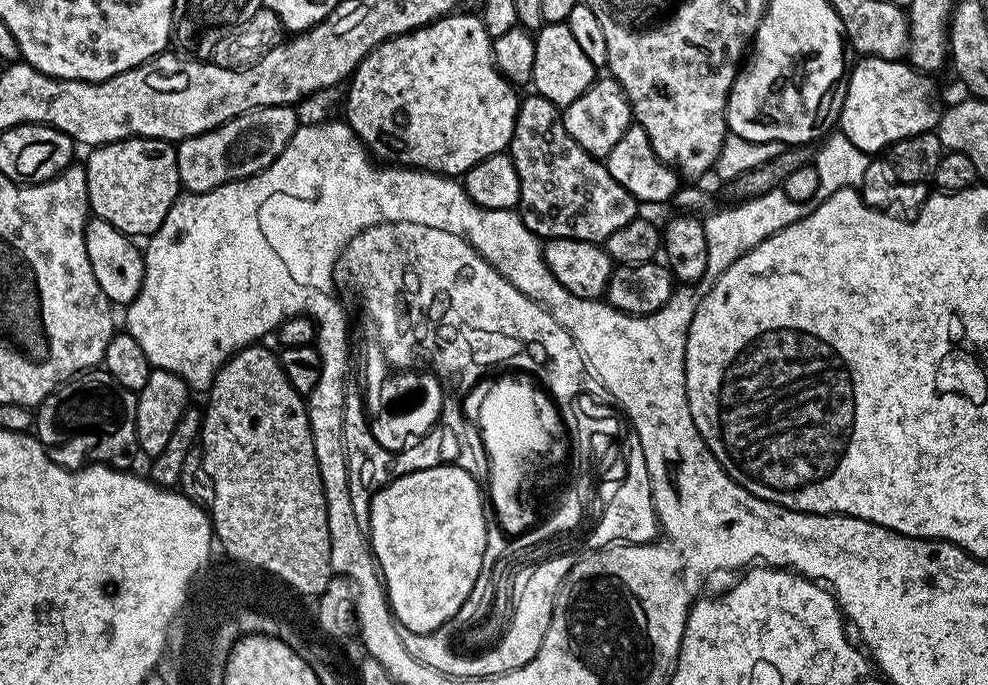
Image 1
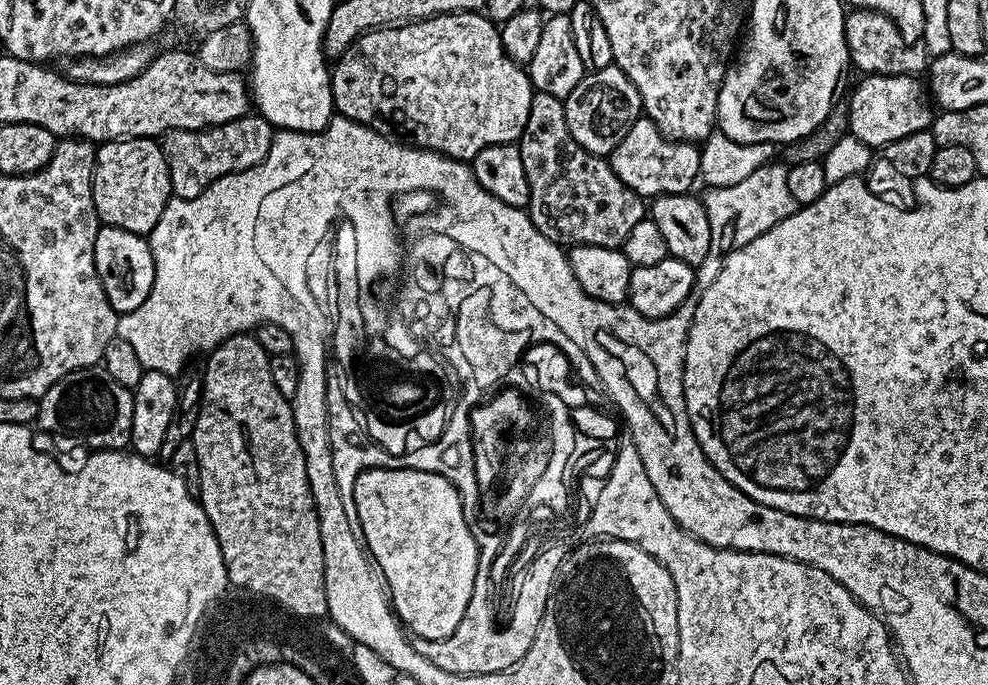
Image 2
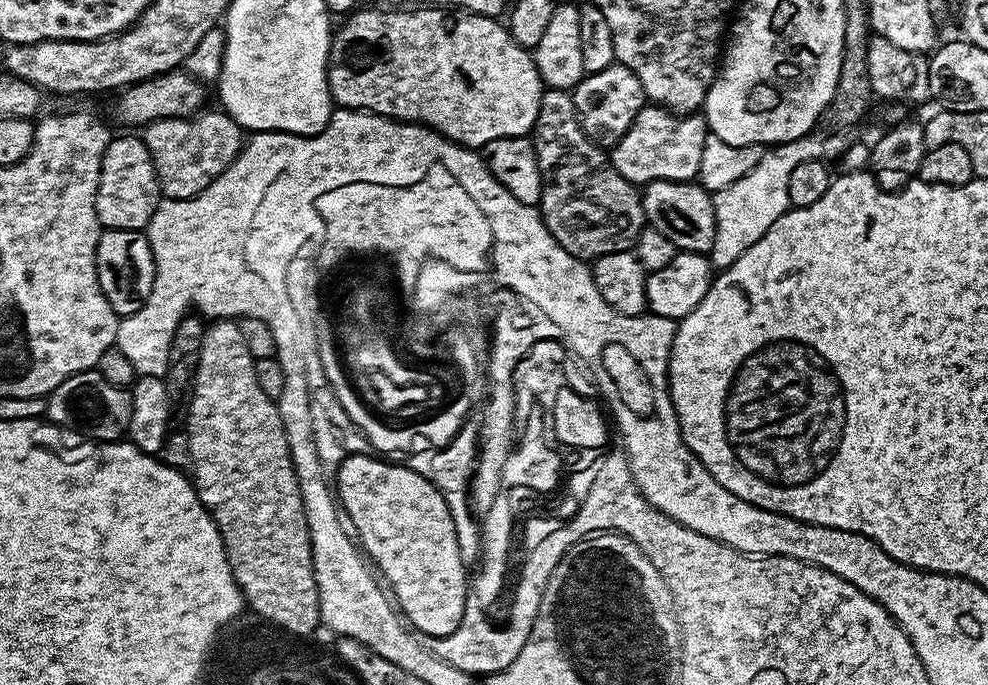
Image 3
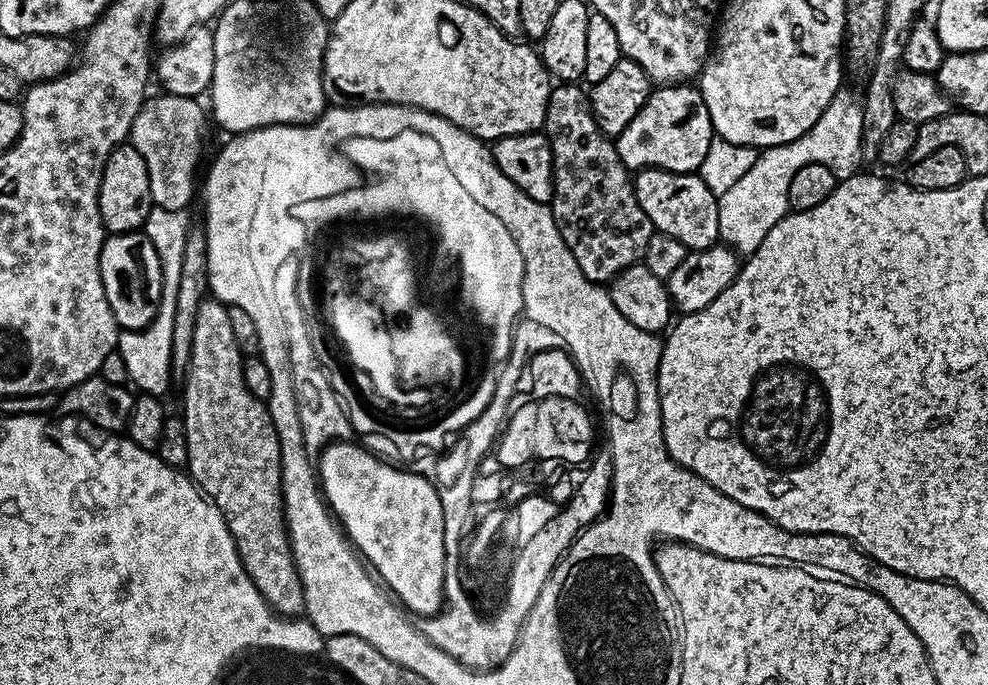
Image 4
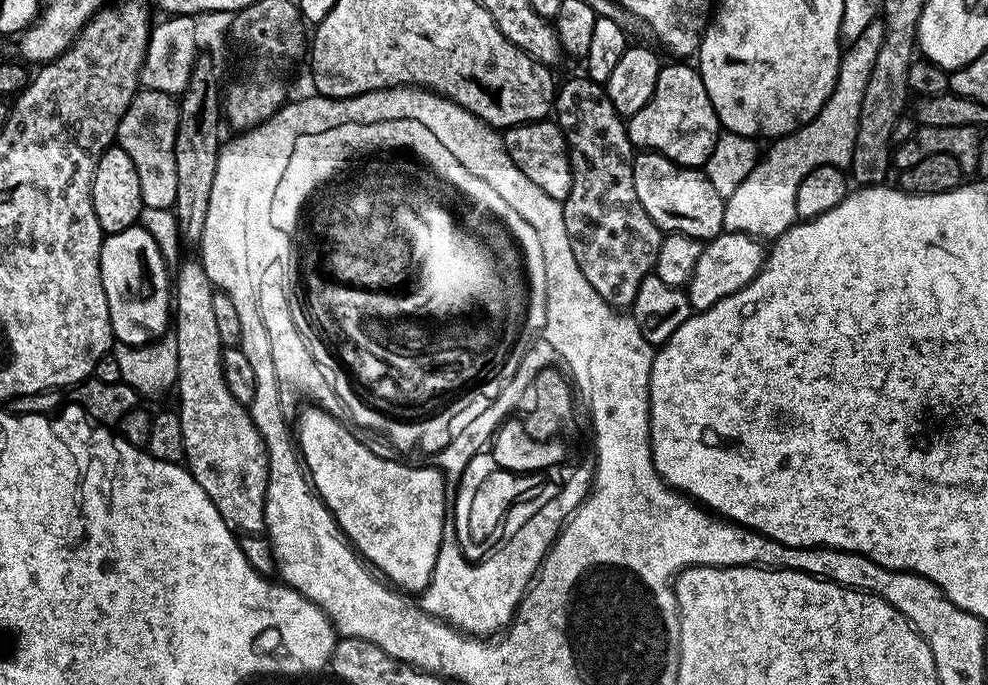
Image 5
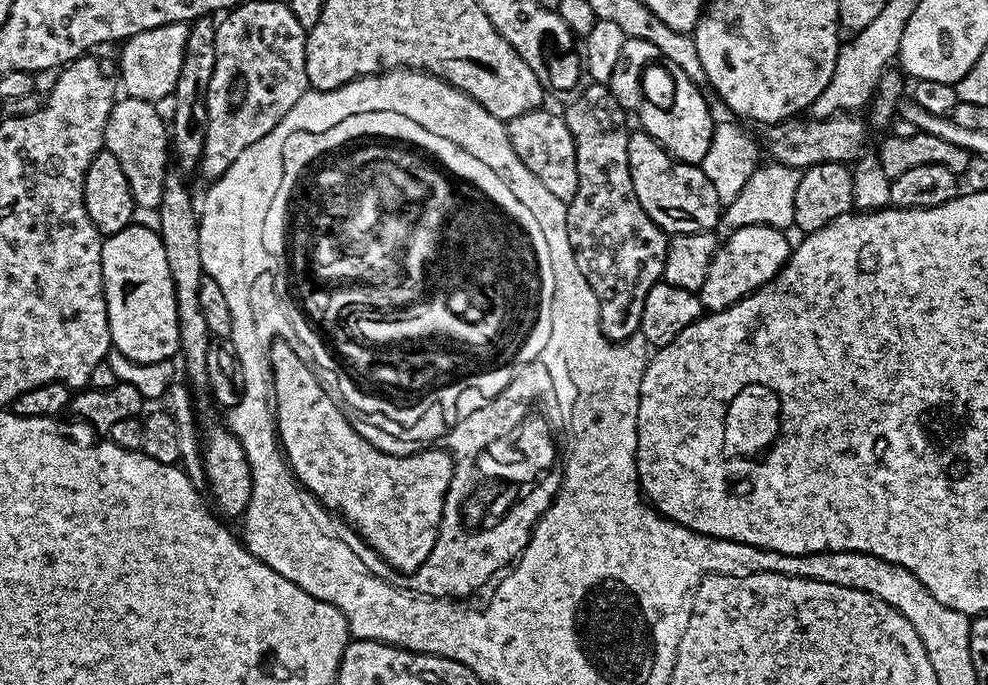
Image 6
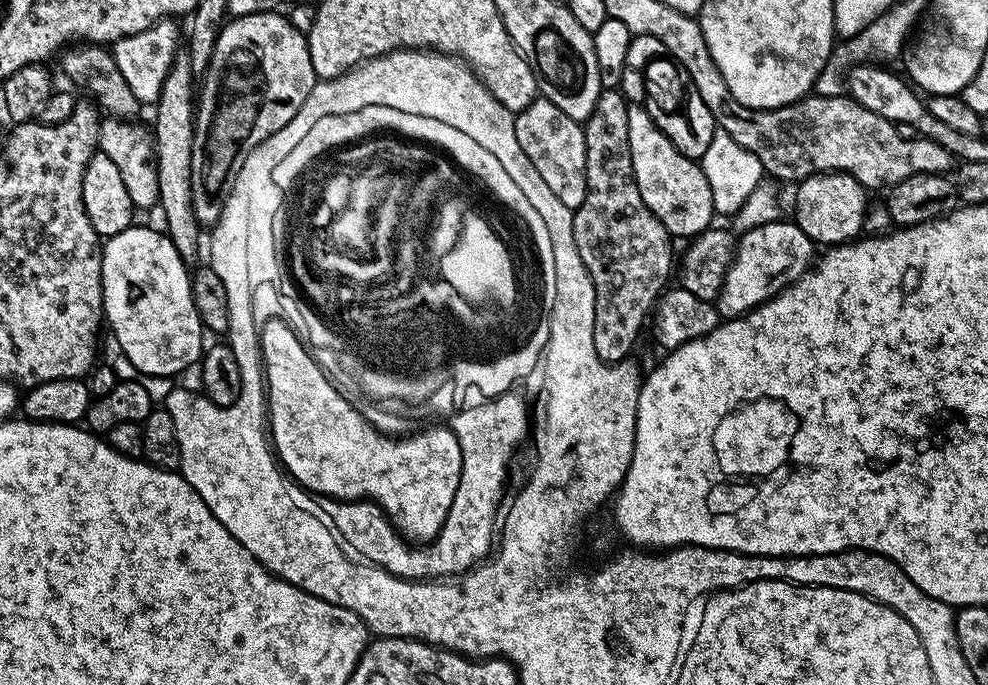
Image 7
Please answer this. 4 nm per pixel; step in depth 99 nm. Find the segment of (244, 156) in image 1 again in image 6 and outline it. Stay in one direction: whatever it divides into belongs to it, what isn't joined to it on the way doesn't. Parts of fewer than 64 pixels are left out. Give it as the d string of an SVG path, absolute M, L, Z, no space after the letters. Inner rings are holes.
M125 95L110 110L104 131L104 148L118 158L118 166L130 182L133 205L138 208L159 209L164 183L170 175L170 128L156 108L153 101Z

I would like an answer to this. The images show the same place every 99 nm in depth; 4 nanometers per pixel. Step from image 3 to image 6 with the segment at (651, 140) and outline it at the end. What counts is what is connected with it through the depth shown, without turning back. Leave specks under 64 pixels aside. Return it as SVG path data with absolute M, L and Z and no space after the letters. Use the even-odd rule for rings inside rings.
M669 67L668 76L672 79L672 105L663 108L660 104L645 102L640 105L639 127L647 132L652 140L659 144L672 155L674 160L681 164L699 165L706 158L706 150L710 150L710 138L714 121L708 109L708 96L703 92L701 85L690 82L682 70Z

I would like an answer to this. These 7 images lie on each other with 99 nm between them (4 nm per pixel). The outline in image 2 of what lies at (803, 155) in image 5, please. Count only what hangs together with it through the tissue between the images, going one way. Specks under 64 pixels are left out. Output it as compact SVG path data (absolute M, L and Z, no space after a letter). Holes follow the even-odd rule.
M769 162L754 170L754 174L742 178L742 182L734 182L734 186L708 188L706 194L703 193L706 218L710 218L710 254L706 254L702 265L705 277L711 278L720 273L737 240L740 244L750 242L796 211L798 205L794 198L790 198L790 190L786 186L787 173L788 168L783 163Z

